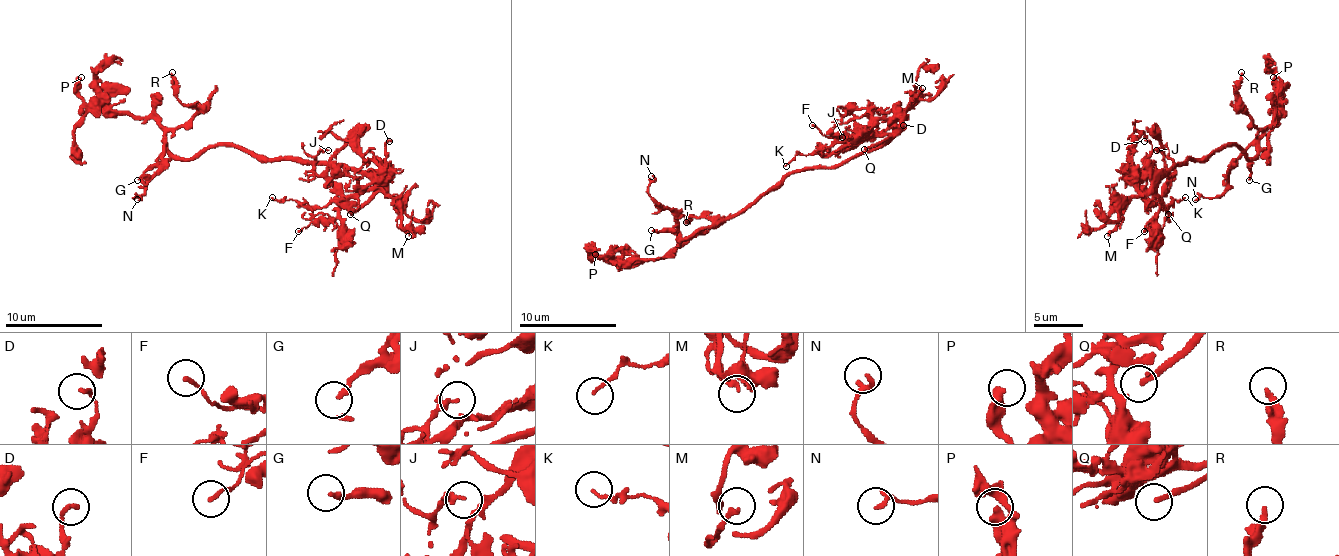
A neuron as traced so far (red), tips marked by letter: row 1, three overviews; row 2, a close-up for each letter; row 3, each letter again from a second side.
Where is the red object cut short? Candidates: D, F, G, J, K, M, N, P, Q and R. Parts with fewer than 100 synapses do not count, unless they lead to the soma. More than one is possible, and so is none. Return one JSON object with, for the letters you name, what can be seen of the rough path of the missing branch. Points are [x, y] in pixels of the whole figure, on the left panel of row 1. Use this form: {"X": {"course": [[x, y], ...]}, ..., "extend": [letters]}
{"Q": {"course": [[350, 214], [325, 224], [313, 224], [308, 219], [311, 199], [291, 187], [286, 172], [274, 170]]}, "extend": ["Q"]}

